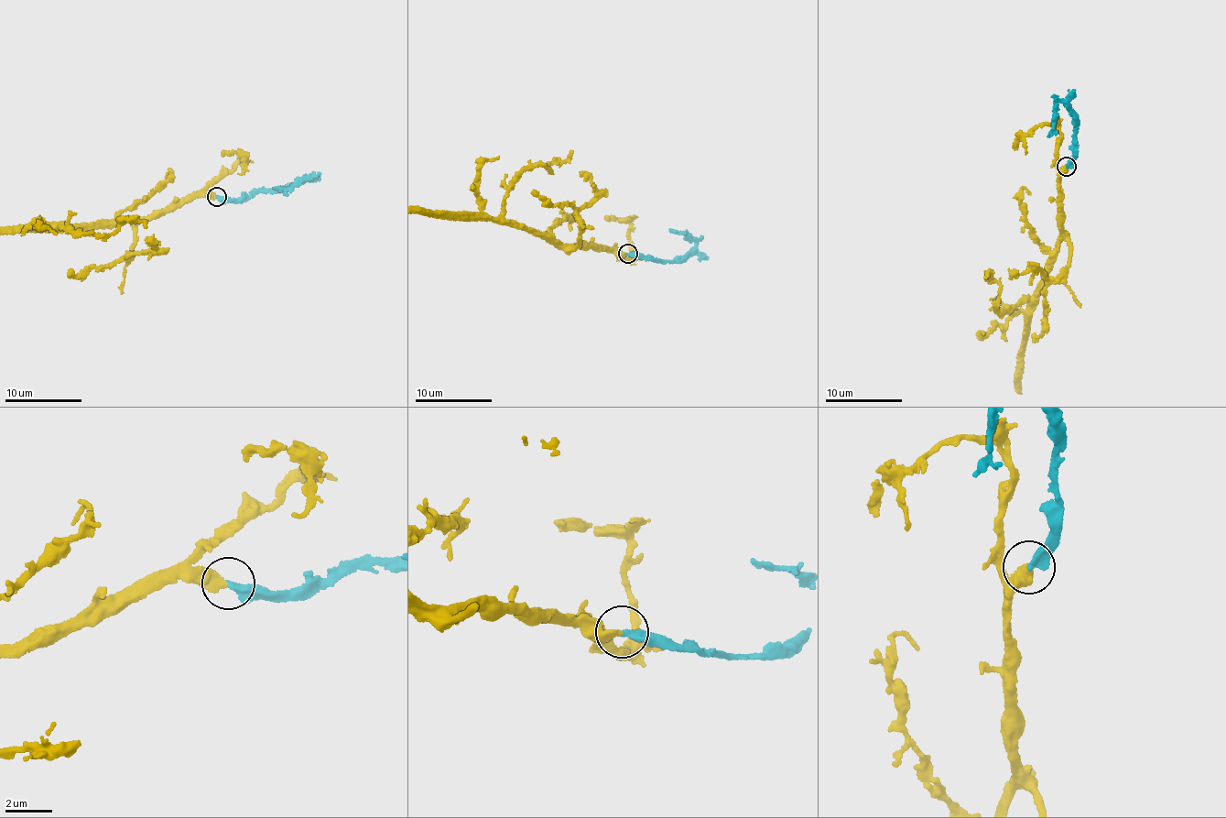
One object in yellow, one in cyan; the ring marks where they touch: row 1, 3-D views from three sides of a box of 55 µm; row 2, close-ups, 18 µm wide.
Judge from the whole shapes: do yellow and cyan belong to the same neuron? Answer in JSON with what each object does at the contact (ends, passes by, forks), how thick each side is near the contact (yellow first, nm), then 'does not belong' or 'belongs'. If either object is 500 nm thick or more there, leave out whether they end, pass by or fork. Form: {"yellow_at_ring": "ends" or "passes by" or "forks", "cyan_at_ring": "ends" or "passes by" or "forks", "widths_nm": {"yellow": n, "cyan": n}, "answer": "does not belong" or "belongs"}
{"yellow_at_ring": "ends", "cyan_at_ring": "ends", "widths_nm": {"yellow": 360, "cyan": 320}, "answer": "belongs"}

